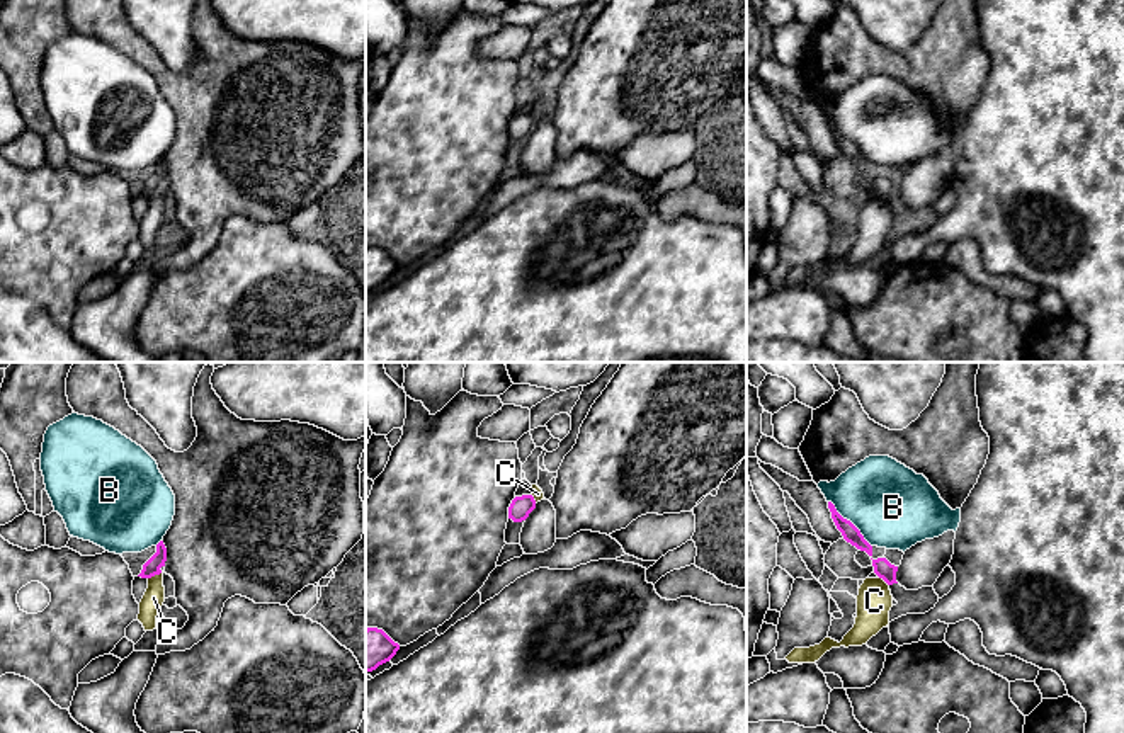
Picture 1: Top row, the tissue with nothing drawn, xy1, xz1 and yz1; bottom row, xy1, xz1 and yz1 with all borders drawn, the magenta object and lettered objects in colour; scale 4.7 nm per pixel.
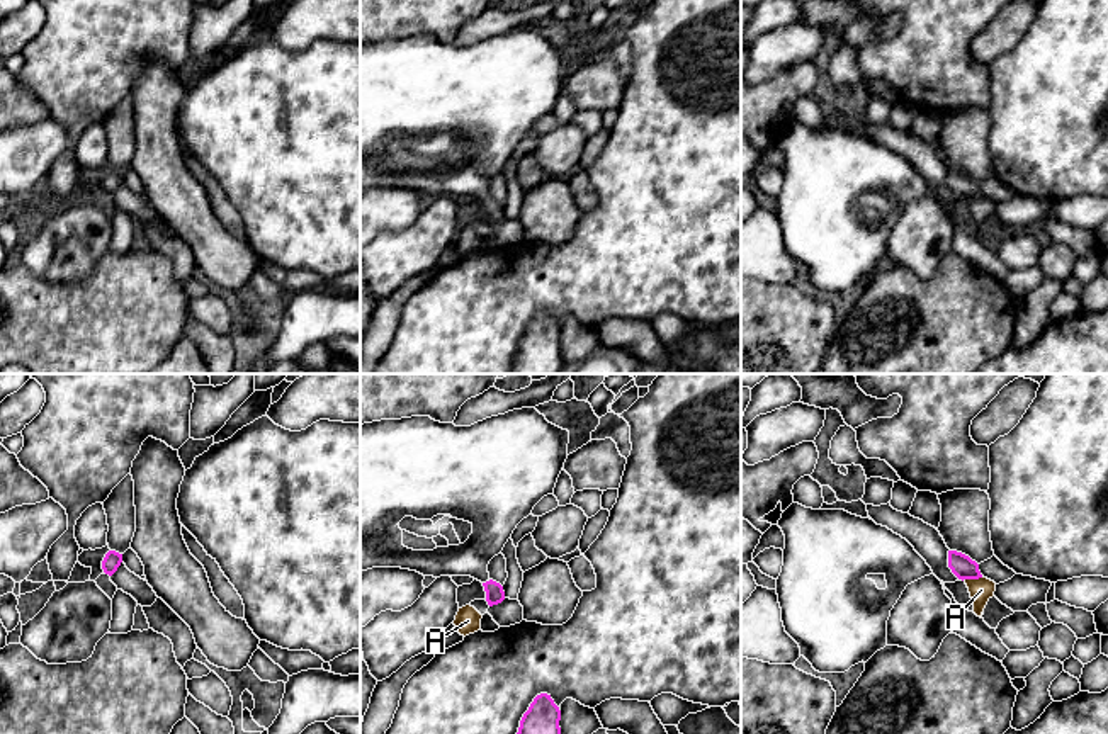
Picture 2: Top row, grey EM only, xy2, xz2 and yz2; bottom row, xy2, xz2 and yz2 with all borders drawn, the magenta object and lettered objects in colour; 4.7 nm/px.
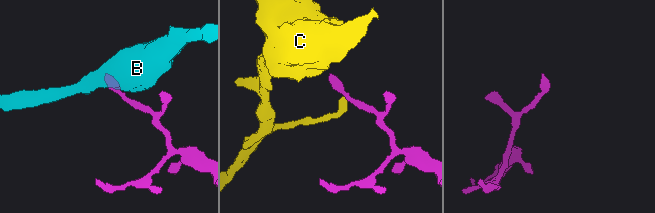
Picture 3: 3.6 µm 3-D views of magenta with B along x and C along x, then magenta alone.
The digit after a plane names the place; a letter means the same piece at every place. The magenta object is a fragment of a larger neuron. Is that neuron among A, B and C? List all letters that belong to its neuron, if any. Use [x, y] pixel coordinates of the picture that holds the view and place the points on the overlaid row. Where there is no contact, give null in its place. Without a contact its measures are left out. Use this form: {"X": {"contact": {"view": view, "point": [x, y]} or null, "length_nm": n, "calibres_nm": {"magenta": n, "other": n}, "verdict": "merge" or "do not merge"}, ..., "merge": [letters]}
{"A": {"contact": {"view": "yz2", "point": [972, 578]}, "length_nm": 110, "calibres_nm": {"magenta": 110, "other": 110}, "verdict": "do not merge"}, "B": {"contact": {"view": "yz1", "point": [851, 522]}, "length_nm": 300, "calibres_nm": {"magenta": 80, "other": 400}, "verdict": "do not merge"}, "C": {"contact": {"view": "xy1", "point": [153, 575]}, "length_nm": 70, "calibres_nm": {"magenta": 80, "other": 100}, "verdict": "do not merge"}, "merge": []}

